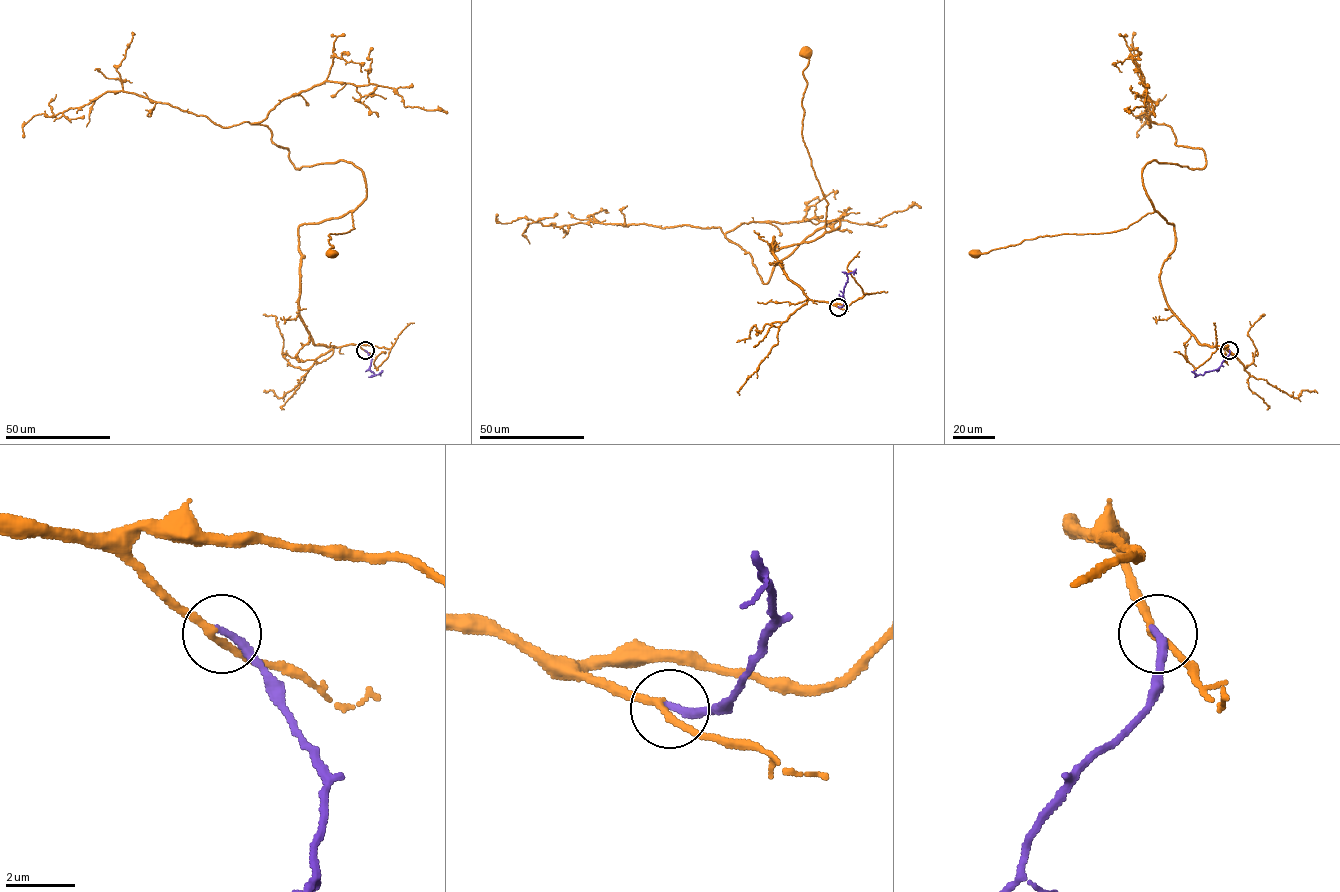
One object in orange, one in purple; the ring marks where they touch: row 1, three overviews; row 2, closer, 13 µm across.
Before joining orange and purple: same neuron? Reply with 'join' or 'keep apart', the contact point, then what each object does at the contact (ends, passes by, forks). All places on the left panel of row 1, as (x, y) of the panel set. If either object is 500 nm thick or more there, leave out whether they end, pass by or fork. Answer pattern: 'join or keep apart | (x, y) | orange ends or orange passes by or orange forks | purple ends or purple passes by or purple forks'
join | (365, 350) | orange passes by | purple ends

